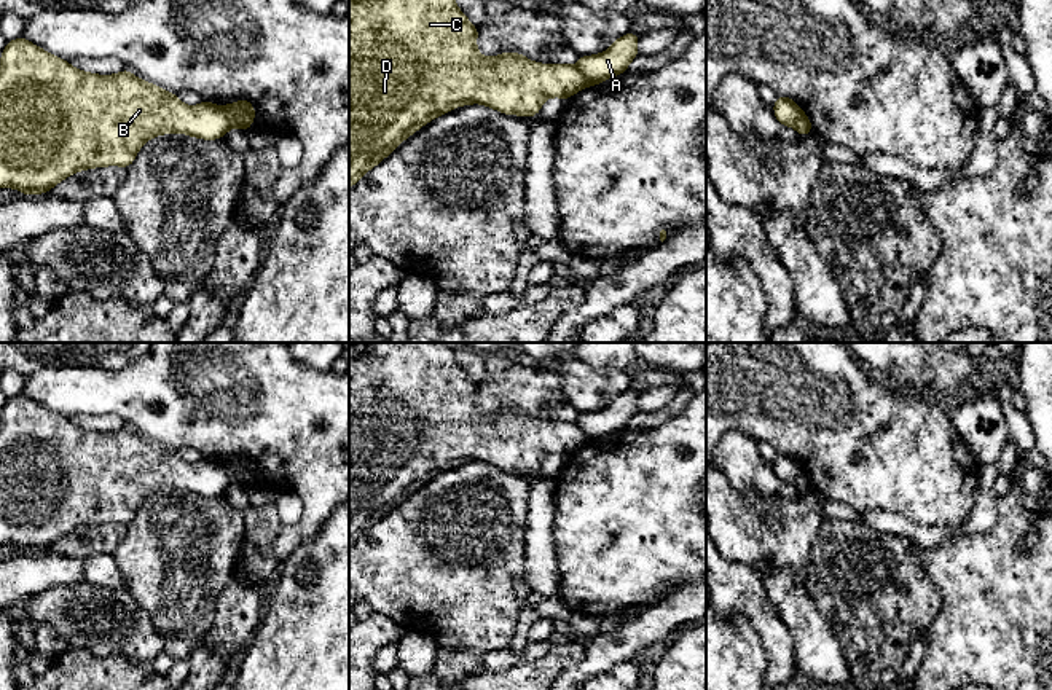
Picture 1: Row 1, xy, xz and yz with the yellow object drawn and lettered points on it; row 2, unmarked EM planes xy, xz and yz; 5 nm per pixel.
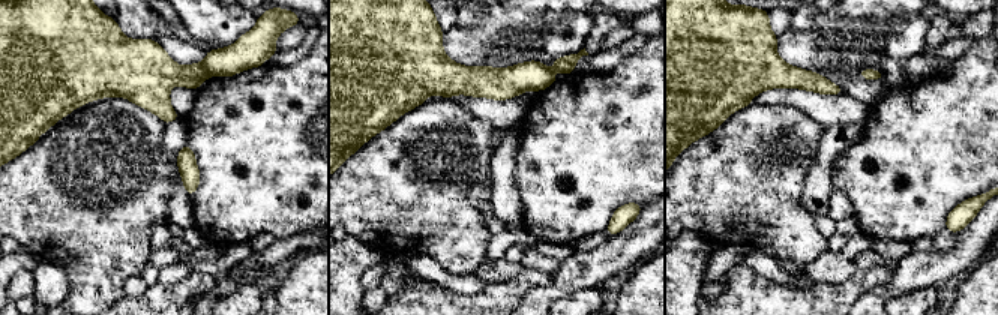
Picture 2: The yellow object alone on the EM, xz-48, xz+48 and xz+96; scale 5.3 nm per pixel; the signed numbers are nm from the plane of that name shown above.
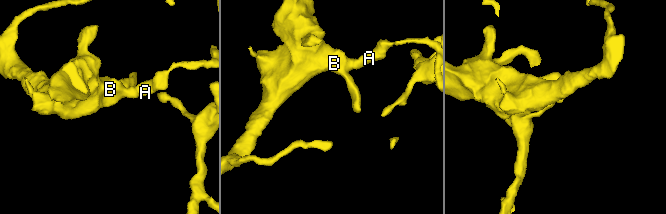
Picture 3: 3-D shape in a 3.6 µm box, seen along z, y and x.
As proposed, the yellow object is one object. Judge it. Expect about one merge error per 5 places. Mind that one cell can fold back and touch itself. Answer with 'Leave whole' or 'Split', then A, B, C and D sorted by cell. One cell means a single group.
Split. Groups: A / B C D

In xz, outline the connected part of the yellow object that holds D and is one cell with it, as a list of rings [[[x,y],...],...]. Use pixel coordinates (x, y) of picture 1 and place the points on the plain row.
[[[349,343],[349,545],[391,512],[400,499],[434,475],[456,464],[483,461],[505,472],[536,473],[548,454],[569,456],[580,446],[591,443],[575,422],[539,421],[520,410],[502,410],[499,413],[485,414],[477,406],[477,392],[478,384],[473,384],[467,373],[457,365],[454,351],[449,349],[446,343]]]

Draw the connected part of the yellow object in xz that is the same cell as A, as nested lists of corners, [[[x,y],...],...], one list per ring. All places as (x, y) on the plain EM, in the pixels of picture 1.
[[[626,390],[614,398],[614,402],[595,413],[580,413],[577,425],[590,438],[599,441],[607,435],[626,429],[630,419],[639,411],[638,397],[641,392]]]

